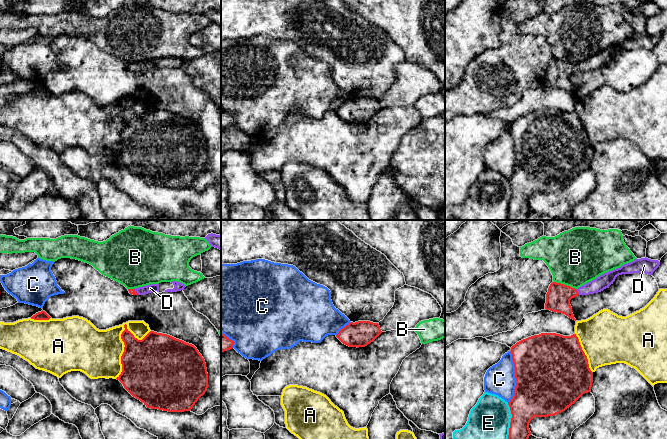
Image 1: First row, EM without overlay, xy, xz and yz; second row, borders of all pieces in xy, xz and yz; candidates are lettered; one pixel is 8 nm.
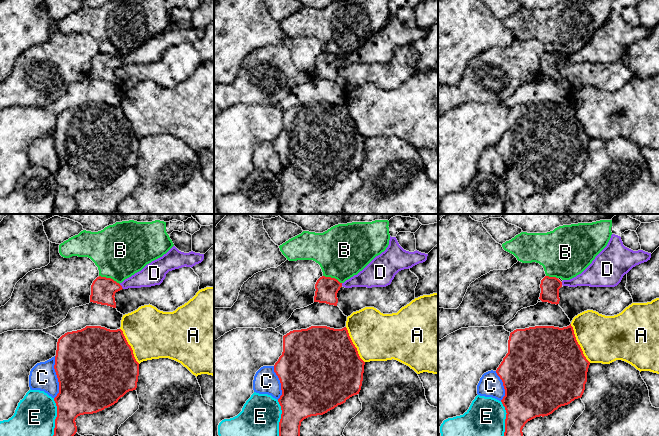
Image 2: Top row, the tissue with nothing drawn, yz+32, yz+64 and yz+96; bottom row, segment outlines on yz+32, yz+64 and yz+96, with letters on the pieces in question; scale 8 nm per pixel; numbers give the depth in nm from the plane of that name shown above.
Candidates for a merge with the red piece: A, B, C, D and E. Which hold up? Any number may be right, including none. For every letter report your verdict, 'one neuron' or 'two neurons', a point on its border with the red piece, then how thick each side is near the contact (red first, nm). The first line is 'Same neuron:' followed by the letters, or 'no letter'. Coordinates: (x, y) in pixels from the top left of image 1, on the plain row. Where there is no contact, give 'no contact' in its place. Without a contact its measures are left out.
Same neuron: D
A: two neurons | xy (122, 116) | 360/380 nm
B: two neurons | yz (565, 61) | 200/460 nm
C: two neurons | yz (515, 152) | 500/240 nm
D: one neuron | yz (577, 68) | 200/120 nm
E: two neurons | yz (510, 199) | 280/380 nm

